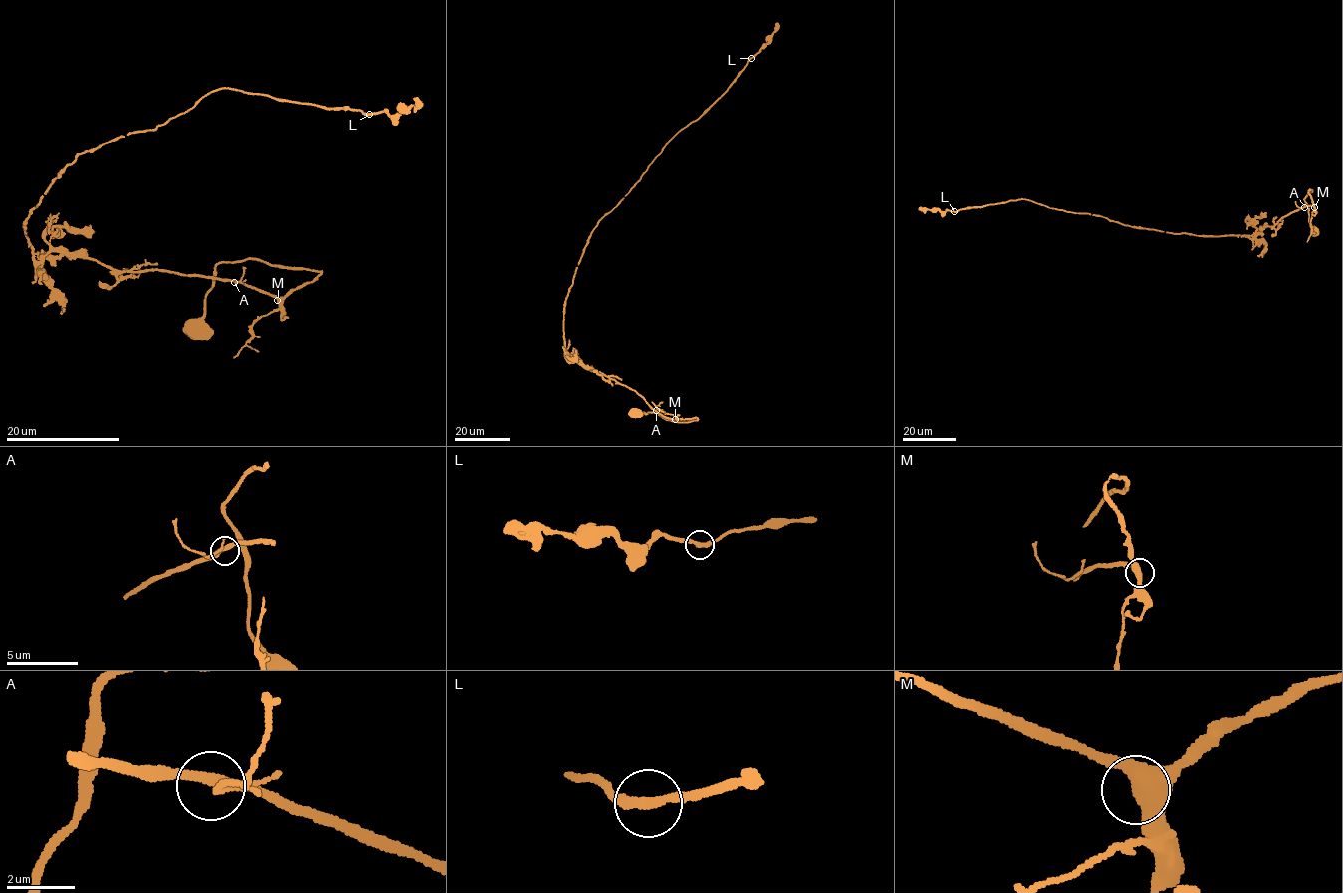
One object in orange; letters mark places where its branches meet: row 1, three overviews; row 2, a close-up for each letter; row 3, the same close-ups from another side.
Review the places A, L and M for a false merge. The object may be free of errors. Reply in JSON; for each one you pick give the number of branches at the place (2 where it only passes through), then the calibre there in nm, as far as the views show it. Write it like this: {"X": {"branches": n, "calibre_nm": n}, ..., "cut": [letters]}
{"cut": []}

